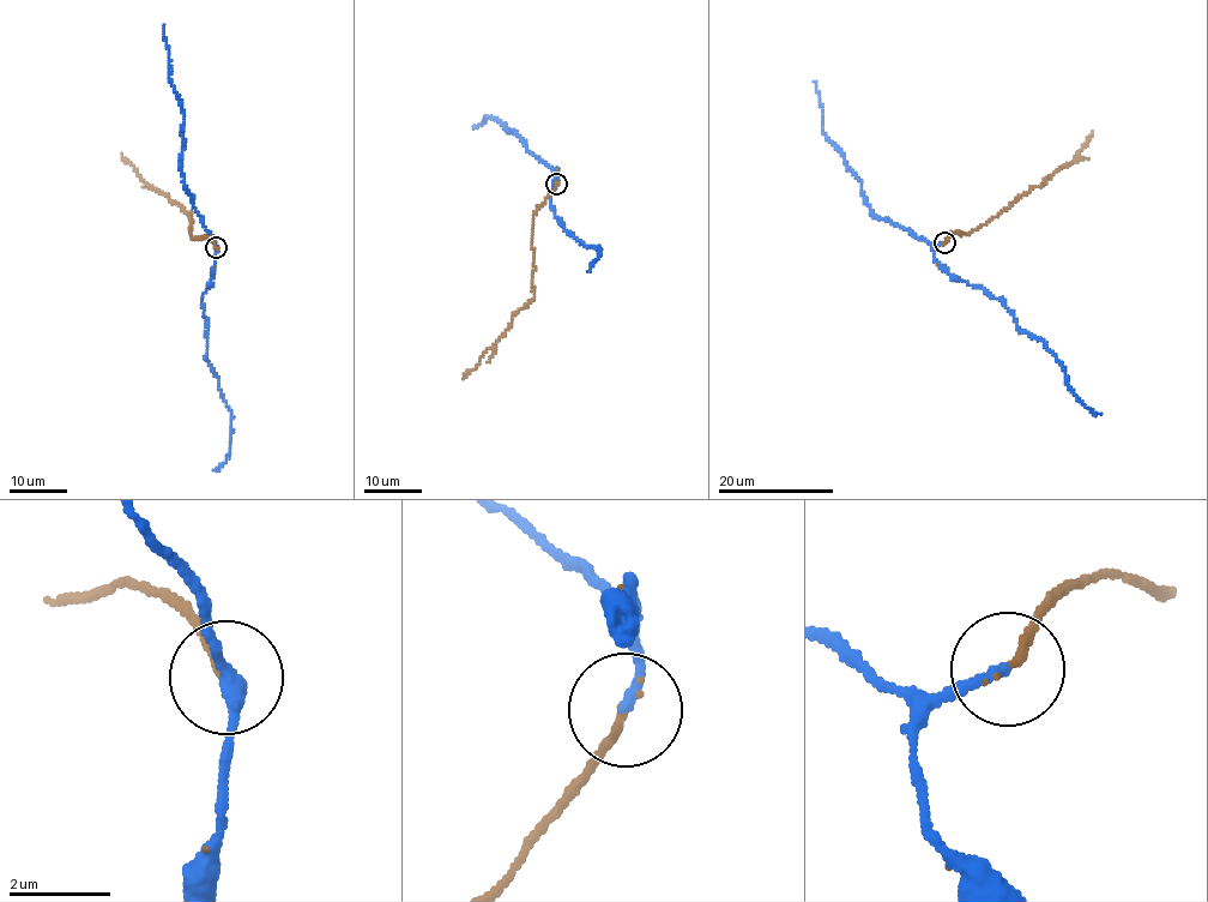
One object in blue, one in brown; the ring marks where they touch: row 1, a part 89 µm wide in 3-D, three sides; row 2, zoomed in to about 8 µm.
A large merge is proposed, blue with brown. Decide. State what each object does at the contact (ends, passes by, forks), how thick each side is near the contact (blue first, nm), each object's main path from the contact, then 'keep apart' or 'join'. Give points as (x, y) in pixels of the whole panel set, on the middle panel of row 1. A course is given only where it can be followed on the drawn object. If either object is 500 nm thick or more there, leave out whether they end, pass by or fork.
blue ends there; brown ends there; 200 nm thick on the blue side, 150 nm on the other; blue runs (557, 184), (557, 168), (551, 204), (563, 229), (579, 241), (598, 250), (599, 246), (601, 254), (587, 272); brown runs (557, 184), (533, 215), (533, 298), (513, 314), (511, 324), (461, 379); join

